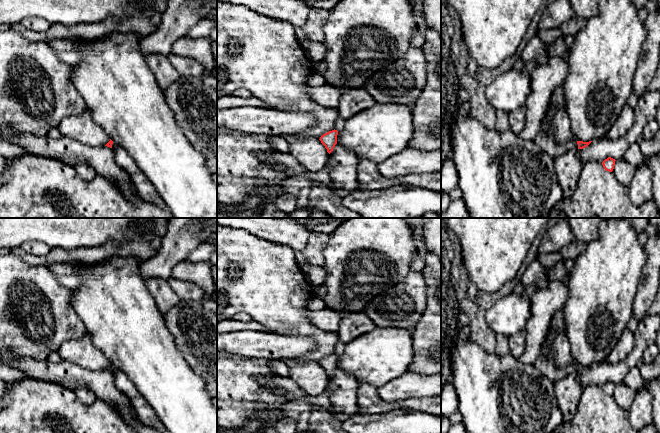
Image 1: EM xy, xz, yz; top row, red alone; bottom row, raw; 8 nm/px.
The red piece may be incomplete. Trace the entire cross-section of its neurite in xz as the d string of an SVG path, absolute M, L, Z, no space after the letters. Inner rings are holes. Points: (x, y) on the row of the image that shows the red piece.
M334 129L332 131L323 134L319 139L327 149L327 152L329 154L333 151L335 145L337 144L337 135L338 131Z

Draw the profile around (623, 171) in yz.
M623 158L616 160L613 173L620 184L628 186L636 167L625 161Z

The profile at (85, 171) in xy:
M80 163L74 166L75 171L84 180L91 180L96 176L94 168L87 163Z

